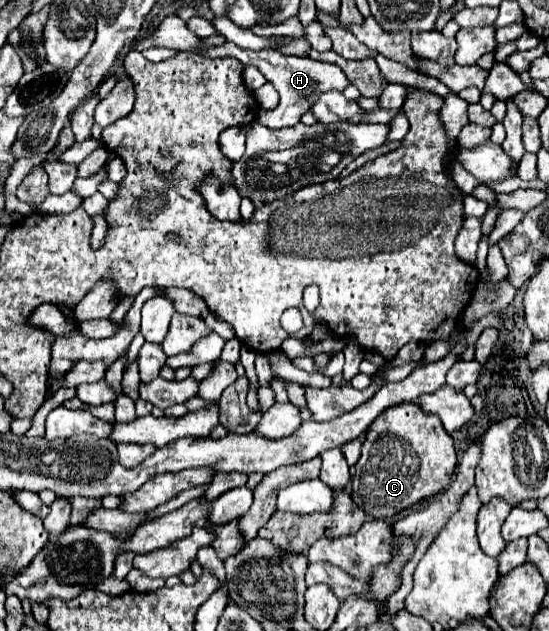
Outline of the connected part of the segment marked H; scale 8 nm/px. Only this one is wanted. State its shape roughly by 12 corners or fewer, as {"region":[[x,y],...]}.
{"region":[[236,44],[202,50],[252,64],[280,94],[270,129],[298,124],[316,94],[350,84],[336,64]]}

